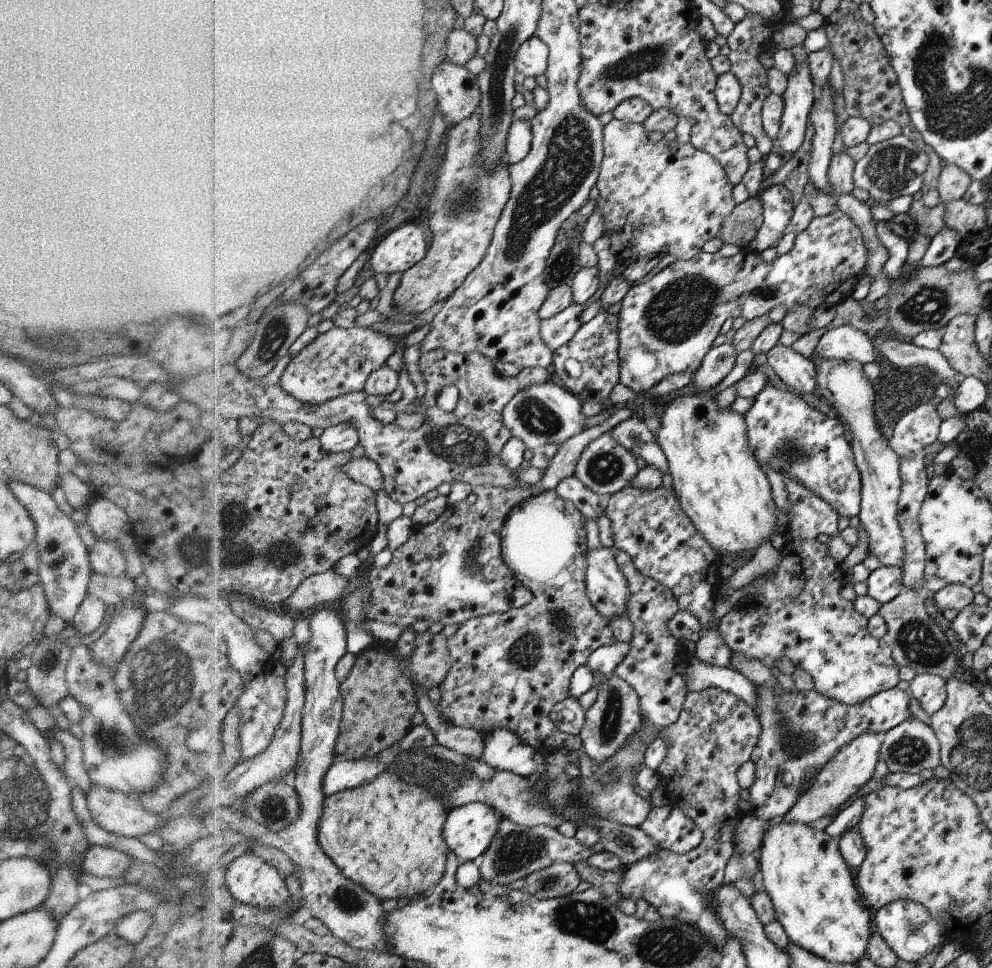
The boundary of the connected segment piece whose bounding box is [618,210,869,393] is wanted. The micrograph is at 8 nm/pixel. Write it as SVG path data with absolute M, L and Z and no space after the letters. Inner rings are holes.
M837 210L824 217L815 217L803 232L797 234L792 250L778 256L772 264L766 264L760 254L748 249L744 256L745 264L730 286L726 286L726 258L720 258L718 253L704 252L688 261L677 260L650 280L632 285L621 301L622 308L618 315L619 382L636 393L646 393L666 376L684 372L694 374L701 369L702 362L708 356L712 348L710 344L720 335L718 328L729 319L743 317L746 321L752 321L768 315L781 304L788 311L795 307L812 310L821 306L836 307L851 296L856 278L867 270L869 250L864 248L864 242L861 228L844 211Z

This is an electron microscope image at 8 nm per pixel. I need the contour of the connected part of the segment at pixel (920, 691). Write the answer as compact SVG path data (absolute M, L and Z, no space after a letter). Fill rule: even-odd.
M916 675L908 686L908 693L912 694L920 702L924 712L932 717L945 704L947 683L939 675Z

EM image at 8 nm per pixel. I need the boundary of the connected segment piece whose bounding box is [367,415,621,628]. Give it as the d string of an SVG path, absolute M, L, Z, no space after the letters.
M612 415L610 418L606 419L599 425L594 426L593 428L584 429L581 433L577 435L577 437L570 438L569 441L564 442L558 450L558 453L552 458L552 460L549 462L549 466L545 469L544 476L542 476L542 479L539 482L536 482L536 484L532 485L525 485L521 486L519 484L514 484L512 486L494 486L494 485L475 485L472 488L472 493L475 494L478 499L476 500L475 504L468 504L468 502L463 501L462 503L454 506L449 506L447 511L434 523L428 524L424 526L423 528L420 528L420 530L415 530L413 533L412 538L410 538L410 541L407 544L404 544L402 546L402 549L399 549L396 551L394 561L388 568L373 568L371 572L371 576L369 577L369 580L371 581L371 592L372 592L372 601L367 605L367 618L368 620L376 620L379 622L383 622L387 625L401 625L402 627L413 627L418 620L427 620L430 622L430 624L433 624L435 622L440 622L444 626L448 625L460 625L466 621L469 621L473 617L482 617L485 615L490 615L493 613L499 613L503 614L506 613L508 610L514 609L514 608L520 608L520 606L524 606L524 604L528 604L530 600L533 600L533 595L531 594L530 590L522 587L519 588L519 590L516 590L516 588L508 588L508 586L504 586L506 582L506 578L512 574L510 570L506 570L506 566L504 566L504 562L502 562L502 556L500 556L500 530L504 527L504 522L506 521L506 518L508 517L508 514L512 511L512 508L515 508L516 506L521 506L522 503L526 502L526 500L530 499L531 497L542 495L542 494L548 494L550 490L555 490L558 487L558 484L565 480L566 478L572 477L575 472L576 462L580 459L580 456L582 455L582 452L584 451L584 448L592 441L595 440L596 437L599 435L605 434L606 432L609 432L614 427L616 427L621 422L614 422L612 420L614 418L614 415Z

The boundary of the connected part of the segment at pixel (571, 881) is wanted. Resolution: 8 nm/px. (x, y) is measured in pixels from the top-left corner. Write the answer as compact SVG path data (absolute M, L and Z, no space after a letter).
M554 862L546 869L538 870L538 874L530 874L524 878L526 885L522 889L536 899L564 897L573 893L581 882L572 863Z

